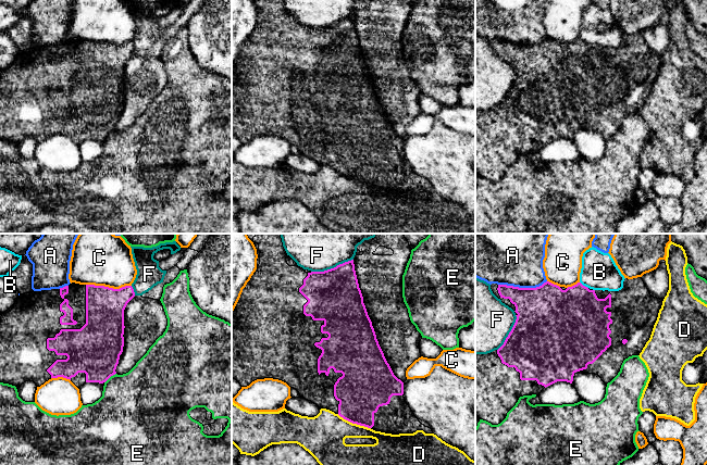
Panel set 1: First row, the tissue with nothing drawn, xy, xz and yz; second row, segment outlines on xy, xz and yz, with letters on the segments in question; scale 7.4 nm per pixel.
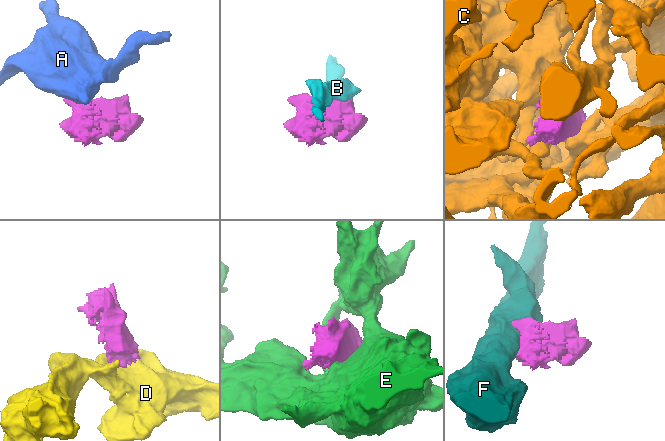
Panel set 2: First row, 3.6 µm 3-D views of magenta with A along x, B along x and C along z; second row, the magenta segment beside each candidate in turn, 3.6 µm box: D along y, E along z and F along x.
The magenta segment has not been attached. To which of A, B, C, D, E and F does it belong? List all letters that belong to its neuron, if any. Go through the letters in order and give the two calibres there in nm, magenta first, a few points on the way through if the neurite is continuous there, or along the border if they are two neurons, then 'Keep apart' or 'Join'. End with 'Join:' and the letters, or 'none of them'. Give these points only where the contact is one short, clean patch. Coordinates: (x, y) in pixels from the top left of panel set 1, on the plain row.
A: Thickness 420 nm (magenta) against 320 nm. Keep apart
B: Thickness 460 nm (magenta) against 260 nm. Keep apart
C: Thickness 280 nm (magenta) against 320 nm. Keep apart
D: Thickness 360 nm (magenta) against 320 nm. Keep apart
E: Thickness 380 nm (magenta) against 440 nm. Keep apart
F: Thickness 380 nm (magenta) against 200 nm. Keep apart
Join: none of them

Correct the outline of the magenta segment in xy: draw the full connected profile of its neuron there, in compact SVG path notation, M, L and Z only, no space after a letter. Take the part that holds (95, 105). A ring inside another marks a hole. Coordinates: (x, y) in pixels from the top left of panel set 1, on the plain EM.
M72 39L60 46L25 50L0 72L0 139L15 143L34 138L40 143L51 135L70 136L77 144L86 139L106 139L115 131L124 103L124 66L135 53L132 42L113 46Z

